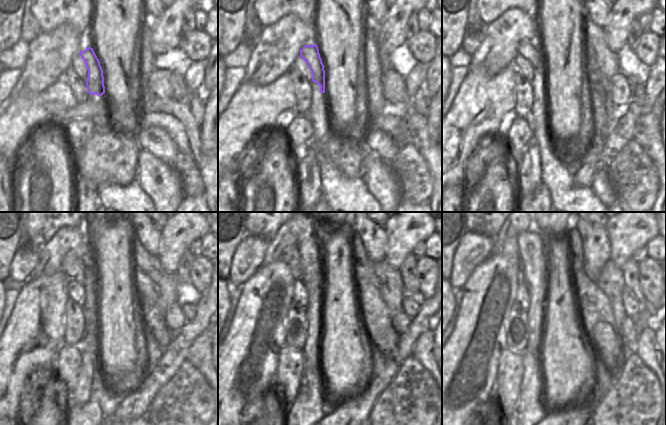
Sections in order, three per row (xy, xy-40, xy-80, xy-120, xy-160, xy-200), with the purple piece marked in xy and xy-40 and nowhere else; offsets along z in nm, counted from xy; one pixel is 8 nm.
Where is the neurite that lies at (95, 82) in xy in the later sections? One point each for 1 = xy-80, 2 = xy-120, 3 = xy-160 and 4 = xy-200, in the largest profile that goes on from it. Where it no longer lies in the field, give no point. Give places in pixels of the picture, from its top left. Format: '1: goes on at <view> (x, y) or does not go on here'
1: goes on at xy-80 (535, 55)
2: goes on at xy-120 (72, 266)
3: goes on at xy-160 (290, 256)
4: goes on at xy-200 (509, 249)

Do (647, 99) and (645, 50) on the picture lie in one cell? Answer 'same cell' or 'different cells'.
different cells

